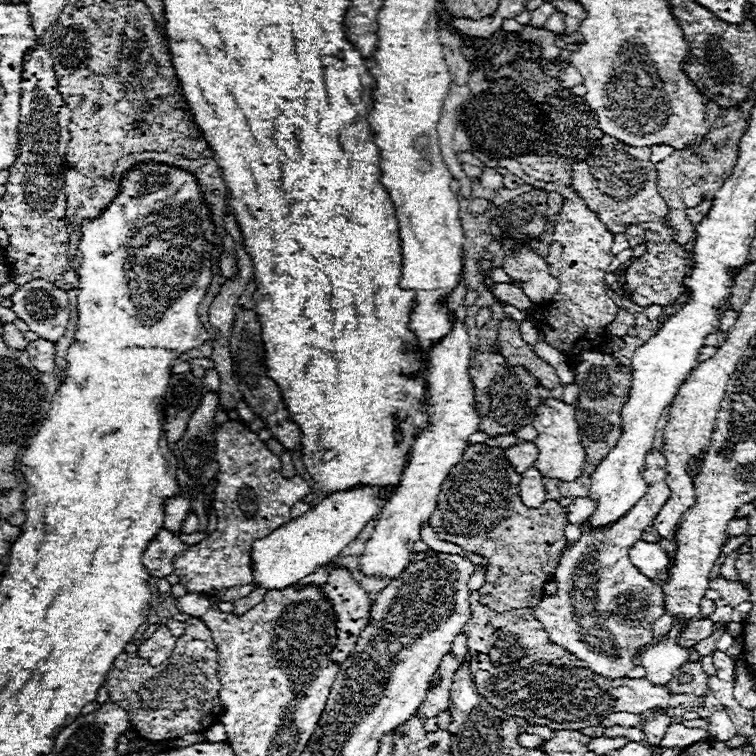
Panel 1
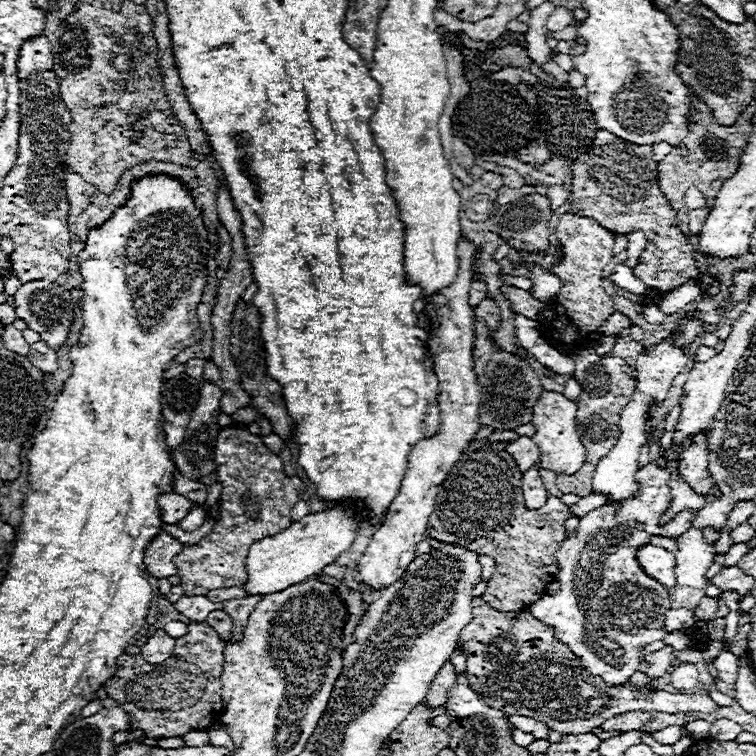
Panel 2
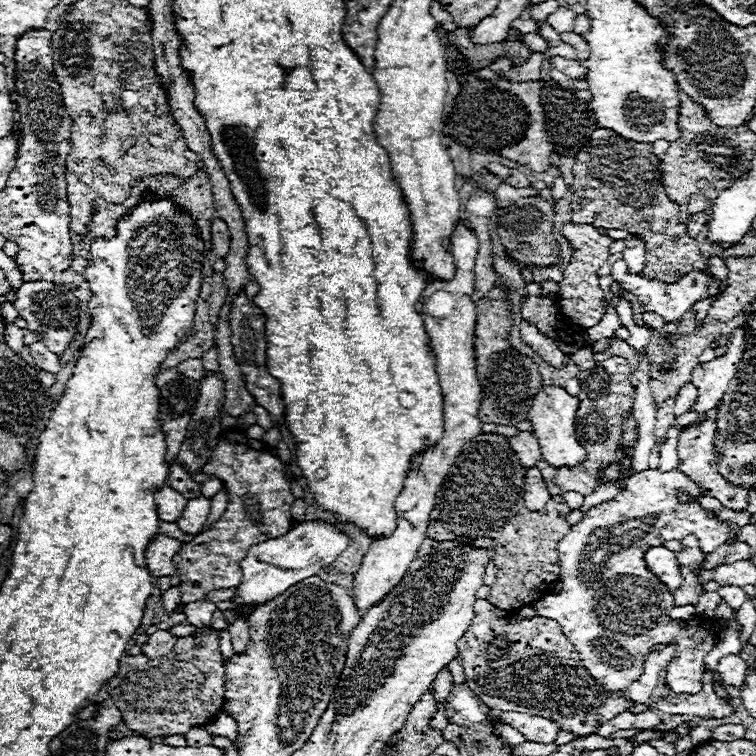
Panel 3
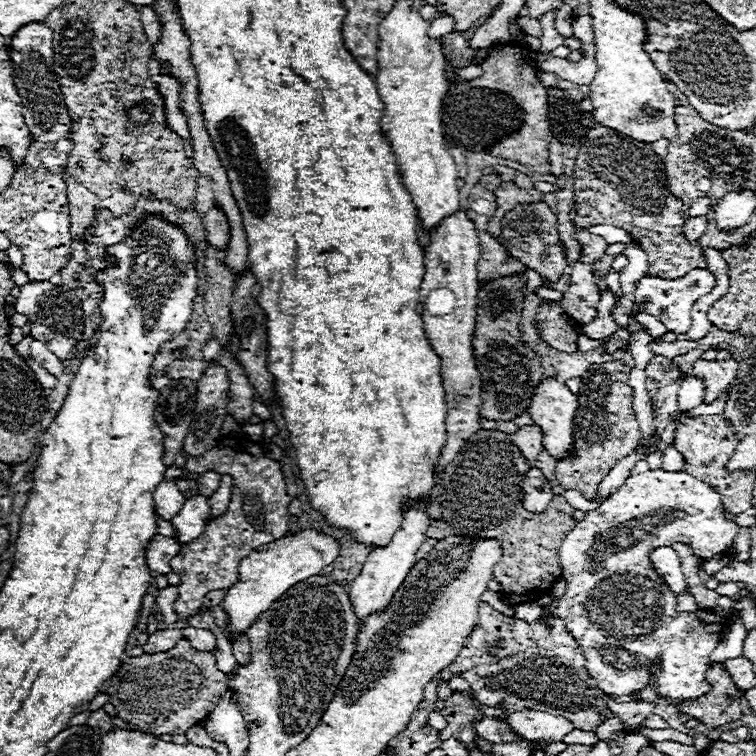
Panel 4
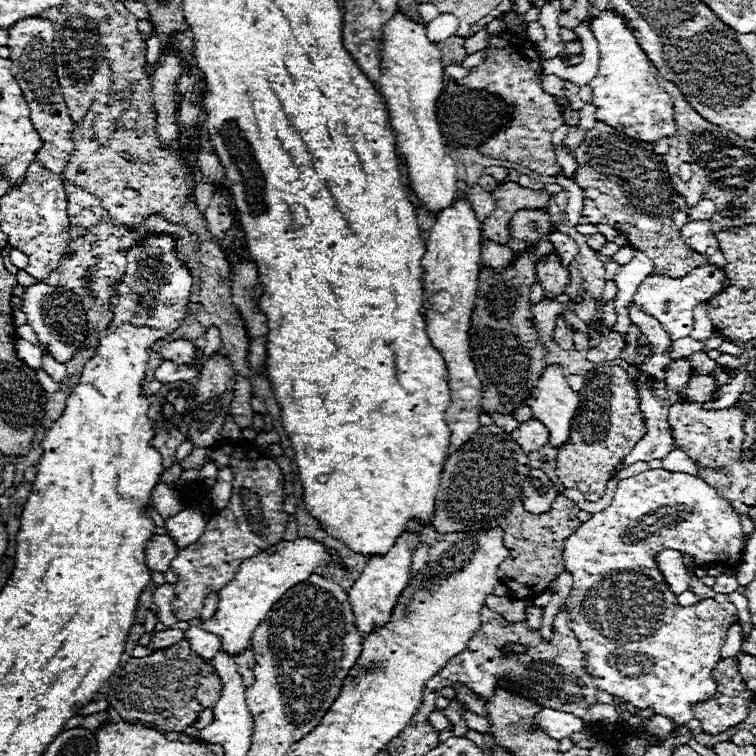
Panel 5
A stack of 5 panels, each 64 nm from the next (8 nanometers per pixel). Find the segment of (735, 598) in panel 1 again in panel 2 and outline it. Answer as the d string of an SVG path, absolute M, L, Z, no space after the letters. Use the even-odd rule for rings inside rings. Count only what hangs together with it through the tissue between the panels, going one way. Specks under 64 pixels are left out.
M732 566L732 568L722 568L712 580L710 584L718 586L722 592L730 592L736 590L740 598L744 598L751 593L754 587L754 579L752 576L746 576L744 572L740 572L740 568Z

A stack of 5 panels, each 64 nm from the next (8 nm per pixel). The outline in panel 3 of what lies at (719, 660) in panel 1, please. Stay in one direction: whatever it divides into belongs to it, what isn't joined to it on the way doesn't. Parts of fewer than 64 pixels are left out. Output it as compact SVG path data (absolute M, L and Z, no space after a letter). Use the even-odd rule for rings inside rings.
M724 656L718 662L718 672L724 684L732 684L736 688L740 688L744 684L744 674L746 674L746 660L742 660L740 656Z

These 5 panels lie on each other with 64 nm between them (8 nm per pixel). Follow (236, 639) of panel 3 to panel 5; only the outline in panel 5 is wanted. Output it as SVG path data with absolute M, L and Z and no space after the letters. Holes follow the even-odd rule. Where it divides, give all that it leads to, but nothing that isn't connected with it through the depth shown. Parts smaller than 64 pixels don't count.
M246 648L244 652L236 654L236 656L234 656L234 660L236 660L236 664L238 664L238 672L240 672L242 680L244 680L244 686L252 684L252 668L254 668L252 650L250 650L250 648Z

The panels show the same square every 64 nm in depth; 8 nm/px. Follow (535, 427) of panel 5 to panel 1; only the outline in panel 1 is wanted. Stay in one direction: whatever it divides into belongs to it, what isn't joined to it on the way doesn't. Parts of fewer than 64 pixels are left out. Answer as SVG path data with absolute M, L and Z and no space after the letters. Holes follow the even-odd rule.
M520 442L512 448L508 448L504 452L504 456L508 458L508 462L516 468L516 472L526 472L526 468L534 466L536 458L538 458L538 448L532 442Z

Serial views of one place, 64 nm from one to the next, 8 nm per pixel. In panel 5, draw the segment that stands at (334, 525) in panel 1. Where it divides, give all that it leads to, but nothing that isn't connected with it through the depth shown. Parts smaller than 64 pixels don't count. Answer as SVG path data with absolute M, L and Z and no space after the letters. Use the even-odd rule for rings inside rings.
M298 538L298 540L280 540L278 544L270 546L268 550L260 552L258 556L252 556L244 560L228 588L222 588L220 602L216 614L202 624L204 630L218 634L224 650L230 654L236 654L250 646L252 630L264 616L270 612L272 604L280 600L280 596L296 586L298 582L304 582L314 574L318 566L326 566L332 560L330 550L322 542L314 542L310 538Z

